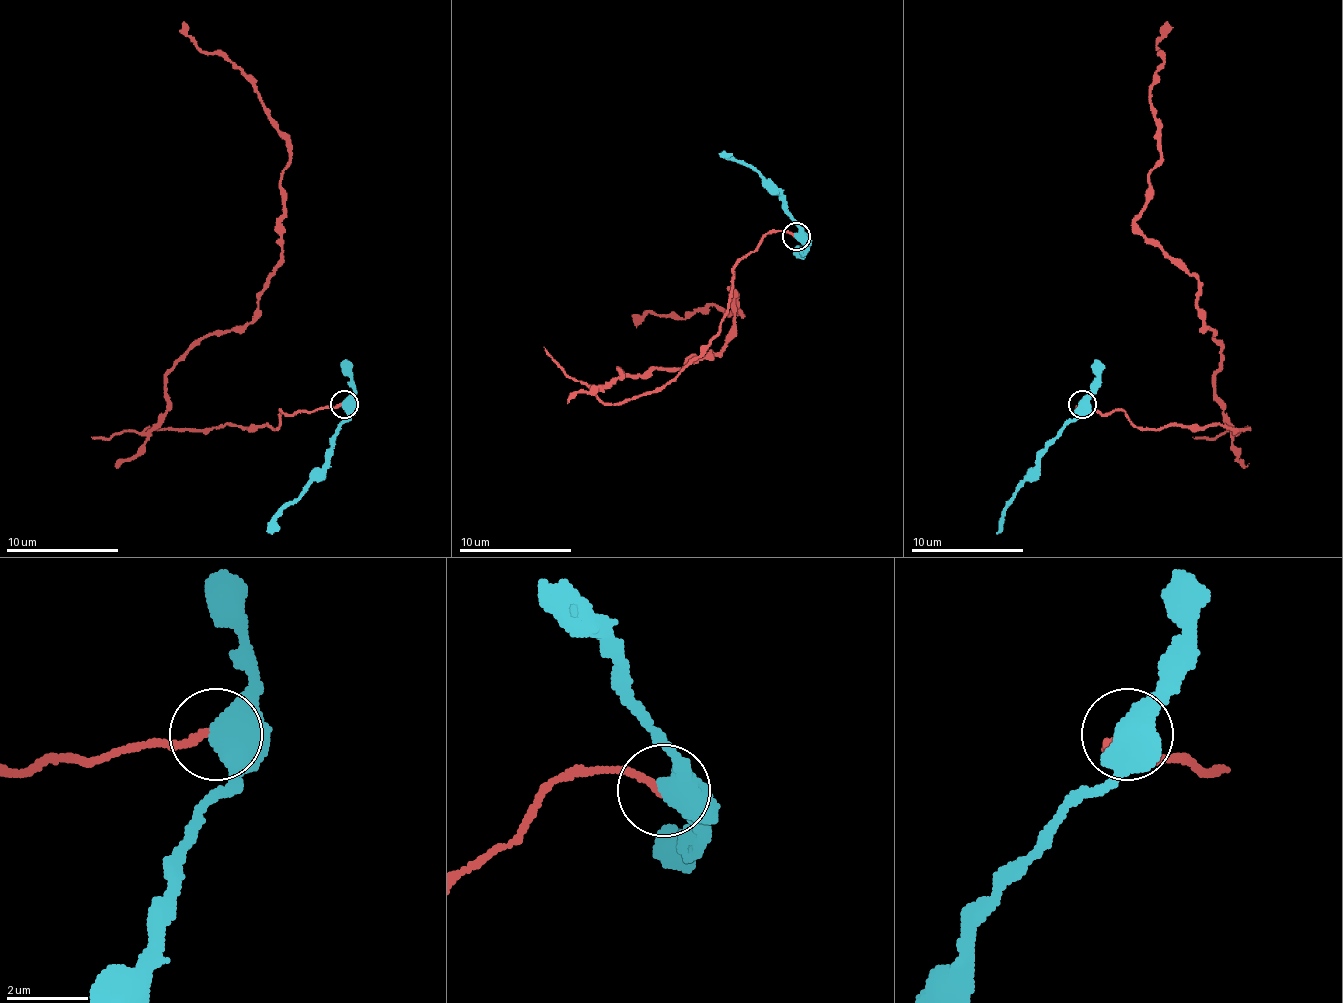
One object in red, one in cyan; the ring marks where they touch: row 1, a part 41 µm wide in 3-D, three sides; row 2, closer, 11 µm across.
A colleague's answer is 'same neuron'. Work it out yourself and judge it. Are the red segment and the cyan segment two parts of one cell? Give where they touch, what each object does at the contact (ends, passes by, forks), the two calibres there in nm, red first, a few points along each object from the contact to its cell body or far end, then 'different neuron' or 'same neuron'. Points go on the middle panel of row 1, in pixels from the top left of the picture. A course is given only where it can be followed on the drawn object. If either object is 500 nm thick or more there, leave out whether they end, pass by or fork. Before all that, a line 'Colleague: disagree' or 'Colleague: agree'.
Colleague: disagree
place (796, 236); calibres 180 and 550 nm; course red (795, 235), (736, 263), (669, 381), (605, 404), (619, 370), (717, 353), (731, 292), (742, 314), (635, 322); course cyan (795, 235), (801, 230), (778, 193), (748, 165), (722, 151); different neuron

